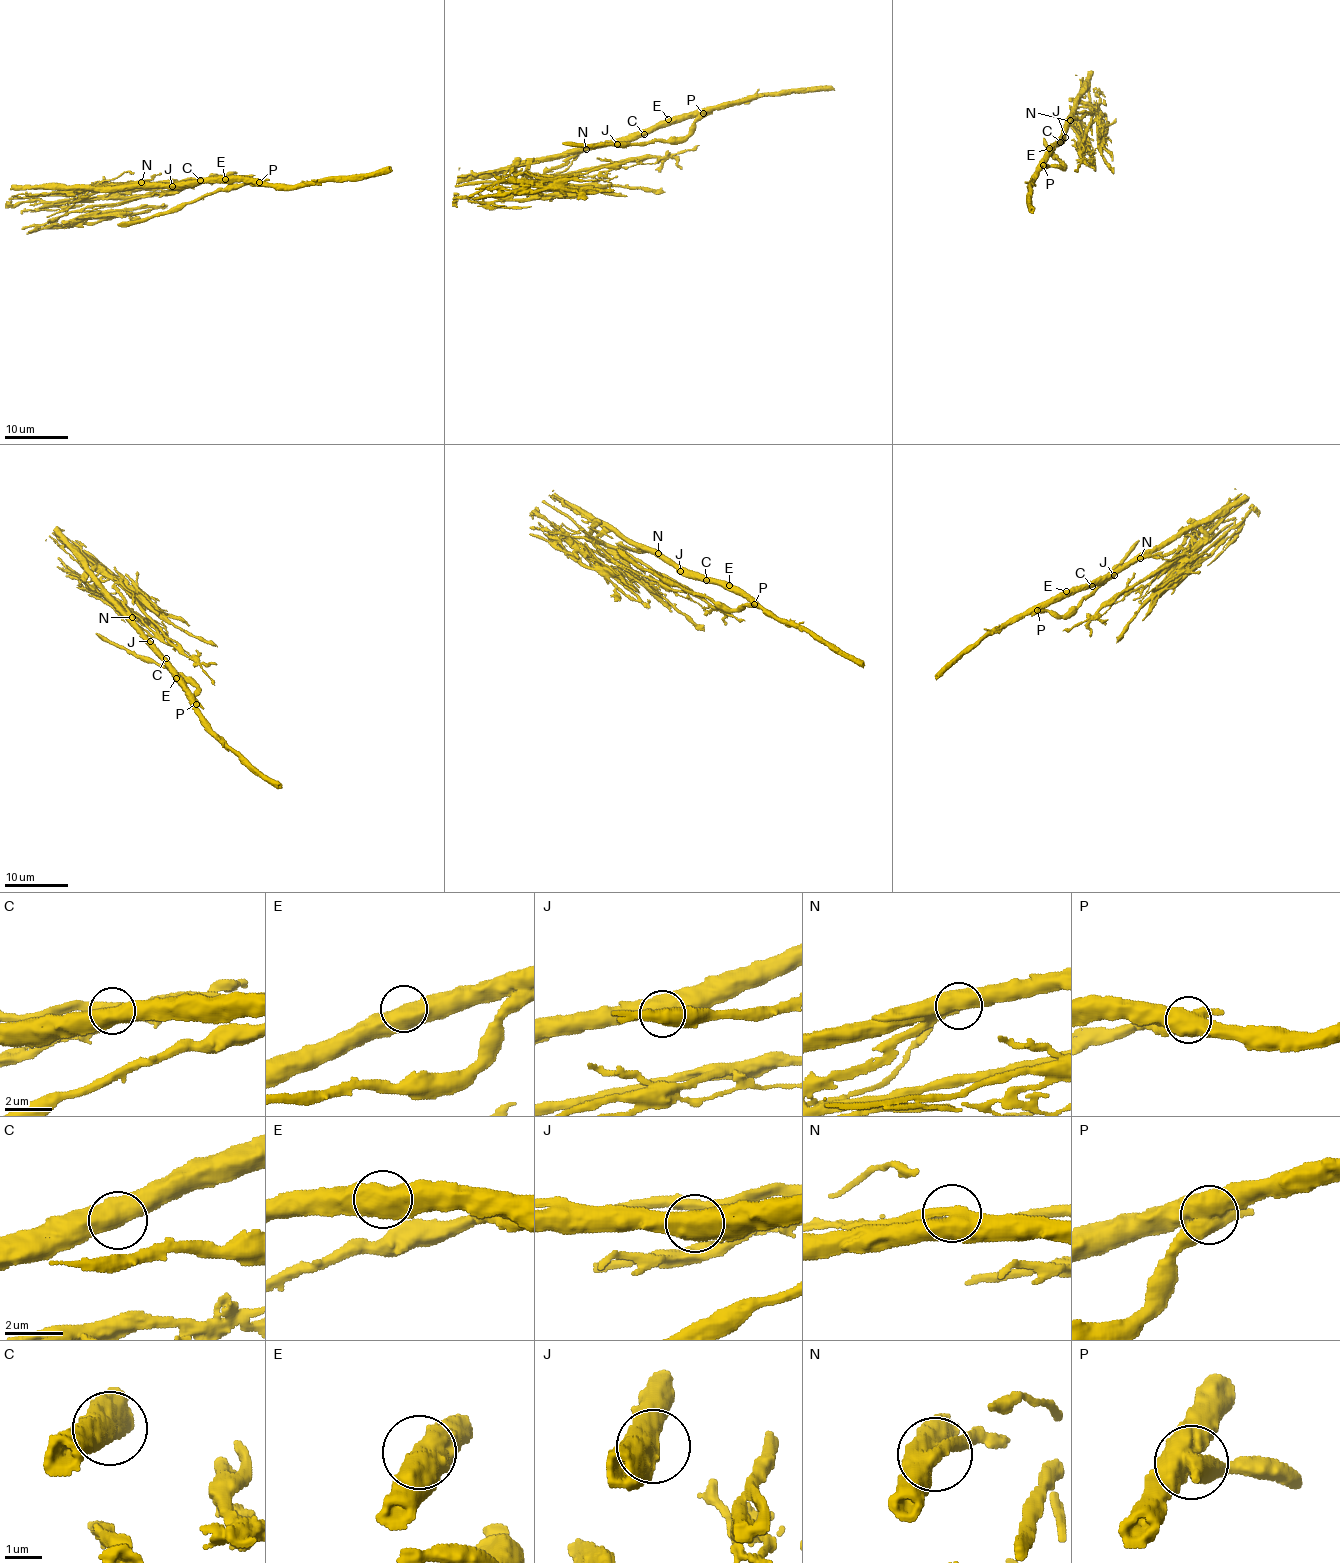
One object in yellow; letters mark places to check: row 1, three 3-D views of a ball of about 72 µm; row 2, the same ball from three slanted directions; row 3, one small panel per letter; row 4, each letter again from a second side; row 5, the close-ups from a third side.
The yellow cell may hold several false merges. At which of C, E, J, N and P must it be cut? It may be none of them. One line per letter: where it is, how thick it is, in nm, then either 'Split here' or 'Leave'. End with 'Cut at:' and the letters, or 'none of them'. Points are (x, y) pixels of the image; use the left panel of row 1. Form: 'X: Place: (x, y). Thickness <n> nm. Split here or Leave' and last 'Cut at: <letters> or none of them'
C: Place: (200, 180). Thickness 550 nm. Leave
E: Place: (225, 179). Thickness 650 nm. Leave
J: Place: (172, 186). Thickness 550 nm. Leave
N: Place: (141, 182). Thickness 550 nm. Split here
P: Place: (259, 182). Thickness 600 nm. Split here
Cut at: N, P

